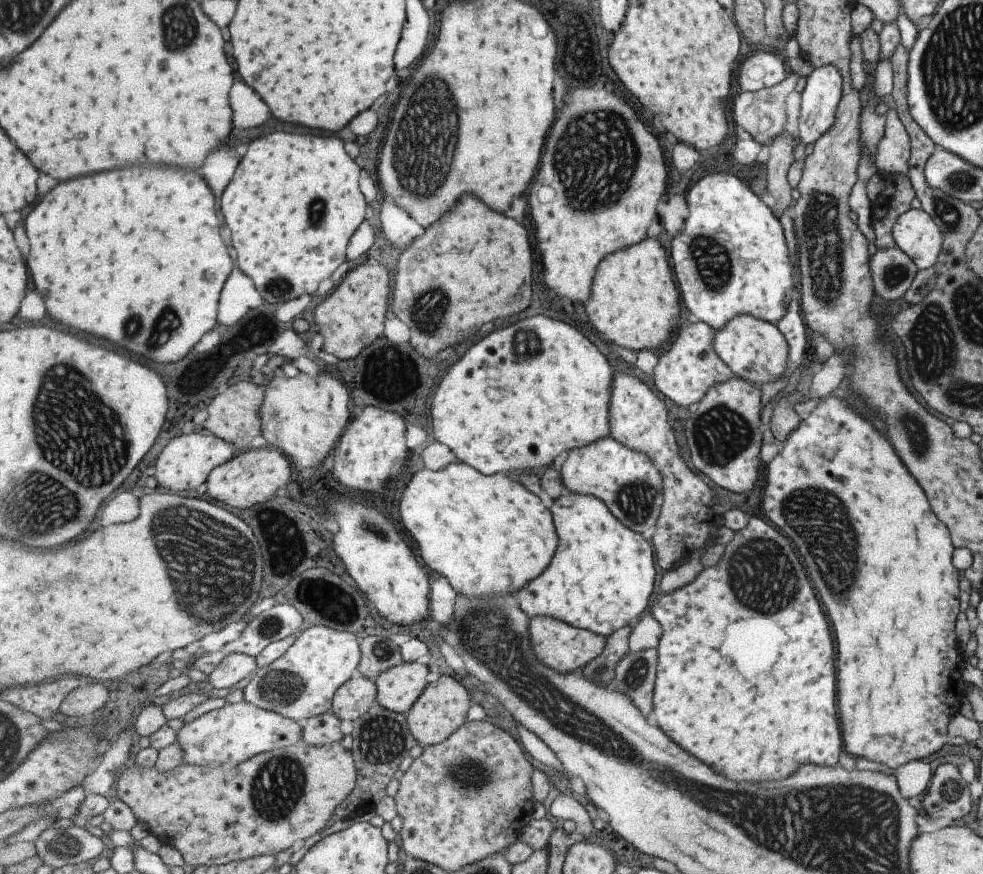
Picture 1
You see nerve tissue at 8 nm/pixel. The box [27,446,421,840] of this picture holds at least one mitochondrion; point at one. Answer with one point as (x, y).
(205, 546)

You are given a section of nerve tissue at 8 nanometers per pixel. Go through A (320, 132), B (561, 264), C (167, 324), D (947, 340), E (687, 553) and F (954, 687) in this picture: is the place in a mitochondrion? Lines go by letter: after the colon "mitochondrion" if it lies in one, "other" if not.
A: other
B: other
C: mitochondrion
D: mitochondrion
E: other
F: other

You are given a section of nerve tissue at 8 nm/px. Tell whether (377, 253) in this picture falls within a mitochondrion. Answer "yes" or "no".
no

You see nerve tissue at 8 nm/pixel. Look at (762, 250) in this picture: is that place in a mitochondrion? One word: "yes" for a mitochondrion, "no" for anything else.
no

